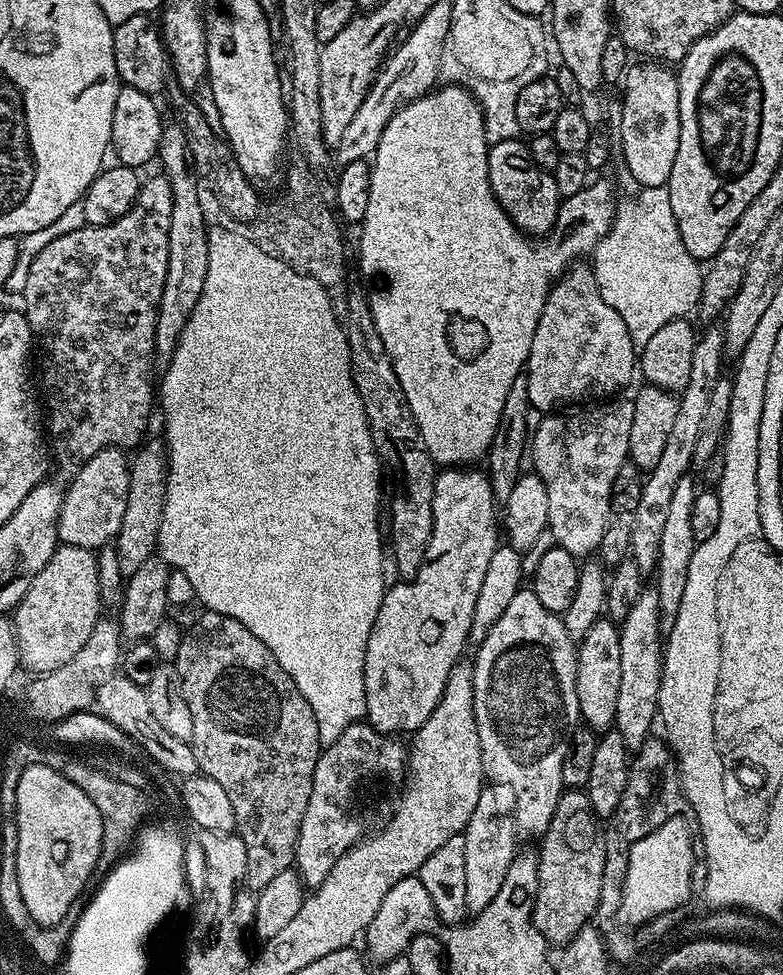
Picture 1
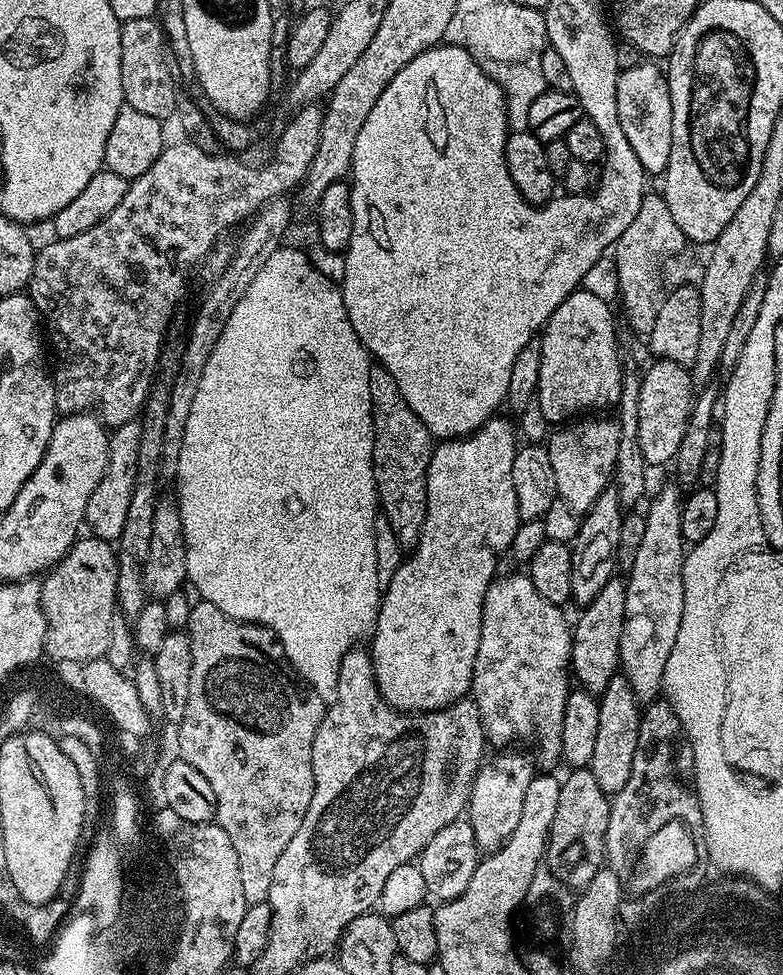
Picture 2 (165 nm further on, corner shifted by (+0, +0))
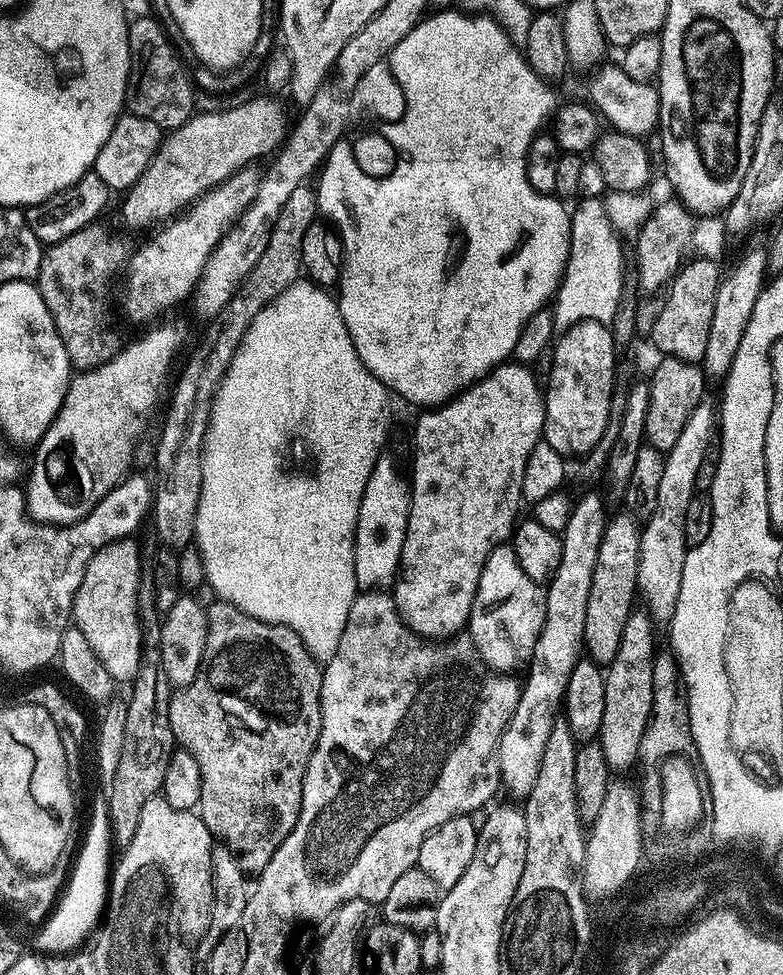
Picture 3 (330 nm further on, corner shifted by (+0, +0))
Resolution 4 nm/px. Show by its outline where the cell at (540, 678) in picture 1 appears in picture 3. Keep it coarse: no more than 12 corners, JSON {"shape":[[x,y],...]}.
{"shape":[[496,545],[466,629],[484,665],[523,669],[546,622],[545,585]]}

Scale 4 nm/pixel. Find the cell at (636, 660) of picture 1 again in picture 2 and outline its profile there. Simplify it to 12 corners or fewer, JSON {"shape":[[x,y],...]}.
{"shape":[[682,492],[646,508],[627,573],[620,672],[661,695],[682,626]]}

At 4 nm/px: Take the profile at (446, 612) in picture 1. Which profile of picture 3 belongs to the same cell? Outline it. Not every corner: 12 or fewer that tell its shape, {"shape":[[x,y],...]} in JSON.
{"shape":[[531,367],[421,411],[404,623],[467,629],[544,435]]}

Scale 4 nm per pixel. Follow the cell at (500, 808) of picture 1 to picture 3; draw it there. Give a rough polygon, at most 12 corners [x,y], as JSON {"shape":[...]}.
{"shape":[[599,491],[572,505],[546,622],[500,739],[500,782],[534,790],[582,659],[586,602],[606,515]]}

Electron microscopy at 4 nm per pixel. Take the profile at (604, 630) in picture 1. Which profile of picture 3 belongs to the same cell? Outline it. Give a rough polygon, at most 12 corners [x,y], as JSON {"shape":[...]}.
{"shape":[[604,525],[584,652],[614,662],[638,600],[641,525]]}

